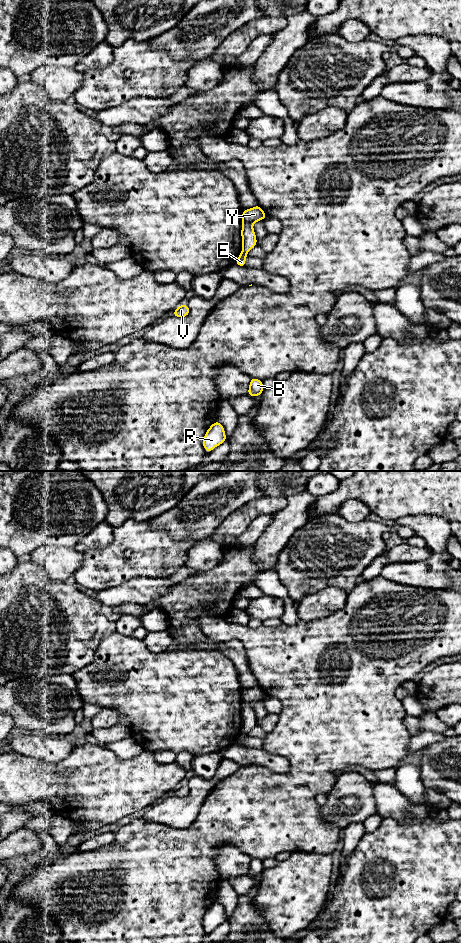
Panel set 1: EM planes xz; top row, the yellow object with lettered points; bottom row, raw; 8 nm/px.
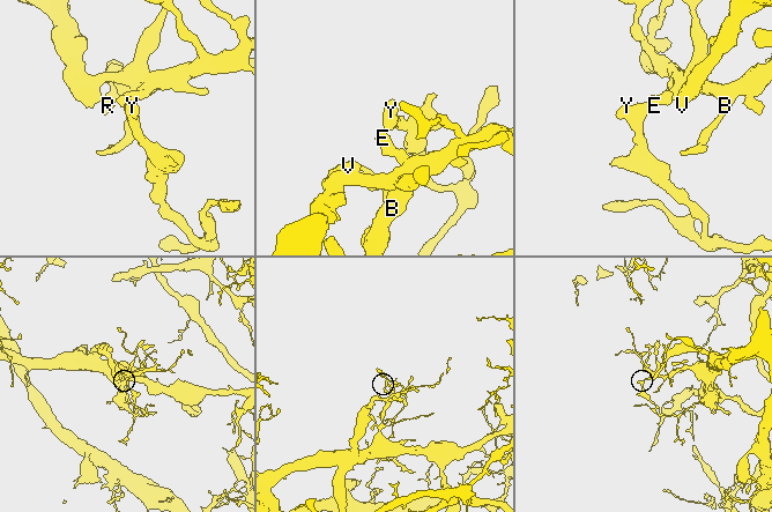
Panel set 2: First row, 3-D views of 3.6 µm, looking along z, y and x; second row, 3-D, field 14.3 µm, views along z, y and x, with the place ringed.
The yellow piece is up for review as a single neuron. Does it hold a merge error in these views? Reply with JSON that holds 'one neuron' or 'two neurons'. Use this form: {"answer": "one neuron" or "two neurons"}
{"answer": "two neurons"}

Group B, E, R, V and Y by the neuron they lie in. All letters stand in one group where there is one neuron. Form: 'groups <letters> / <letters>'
groups B R Y / E V

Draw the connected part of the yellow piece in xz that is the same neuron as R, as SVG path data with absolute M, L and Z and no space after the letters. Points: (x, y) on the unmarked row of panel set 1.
M217 900L206 911L202 924L207 933L210 933L215 927L227 921L224 907Z

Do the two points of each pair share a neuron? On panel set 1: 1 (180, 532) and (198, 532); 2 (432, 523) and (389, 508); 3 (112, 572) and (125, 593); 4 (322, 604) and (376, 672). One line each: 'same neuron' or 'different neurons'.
1: same neuron
2: different neurons
3: different neurons
4: different neurons

